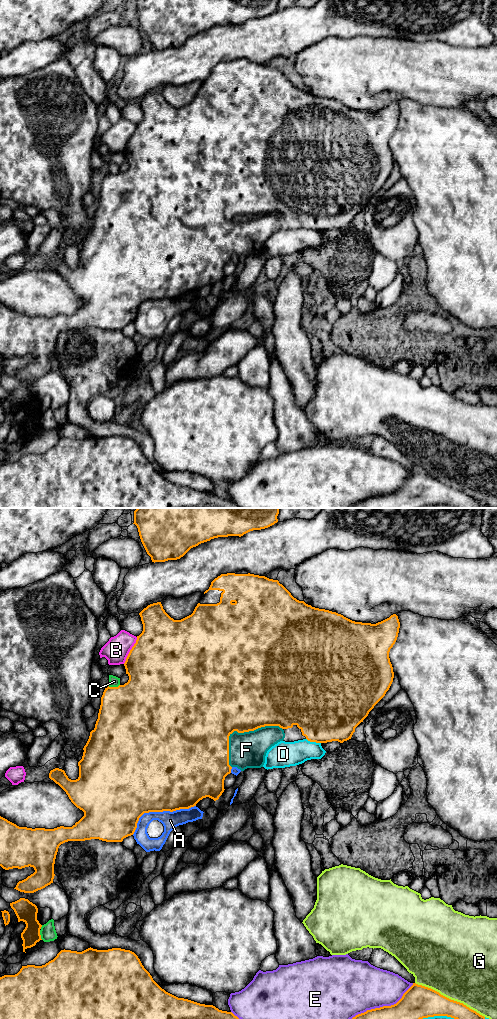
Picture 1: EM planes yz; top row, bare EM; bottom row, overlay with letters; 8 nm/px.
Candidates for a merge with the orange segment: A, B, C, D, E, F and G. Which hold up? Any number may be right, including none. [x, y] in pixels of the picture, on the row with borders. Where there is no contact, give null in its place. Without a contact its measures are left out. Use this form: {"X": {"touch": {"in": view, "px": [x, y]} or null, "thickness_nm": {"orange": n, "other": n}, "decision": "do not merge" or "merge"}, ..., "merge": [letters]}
{"A": {"touch": {"in": "yz", "px": [159, 811]}, "thickness_nm": {"orange": 500, "other": 140}, "decision": "do not merge"}, "B": {"touch": {"in": "yz", "px": [130, 650]}, "thickness_nm": {"orange": 500, "other": 200}, "decision": "do not merge"}, "C": {"touch": {"in": "yz", "px": [113, 687]}, "thickness_nm": {"orange": 480, "other": 90}, "decision": "do not merge"}, "D": {"touch": {"in": "yz", "px": [313, 741]}, "thickness_nm": {"orange": 480, "other": 200}, "decision": "do not merge"}, "E": {"touch": {"in": "yz", "px": [383, 1006]}, "thickness_nm": {"orange": 240, "other": 400}, "decision": "do not merge"}, "F": {"touch": {"in": "yz", "px": [241, 732]}, "thickness_nm": {"orange": 480, "other": 280}, "decision": "merge"}, "G": {"touch": {"in": "yz", "px": [450, 999]}, "thickness_nm": {"orange": 260, "other": 500}, "decision": "do not merge"}, "merge": ["F"]}

